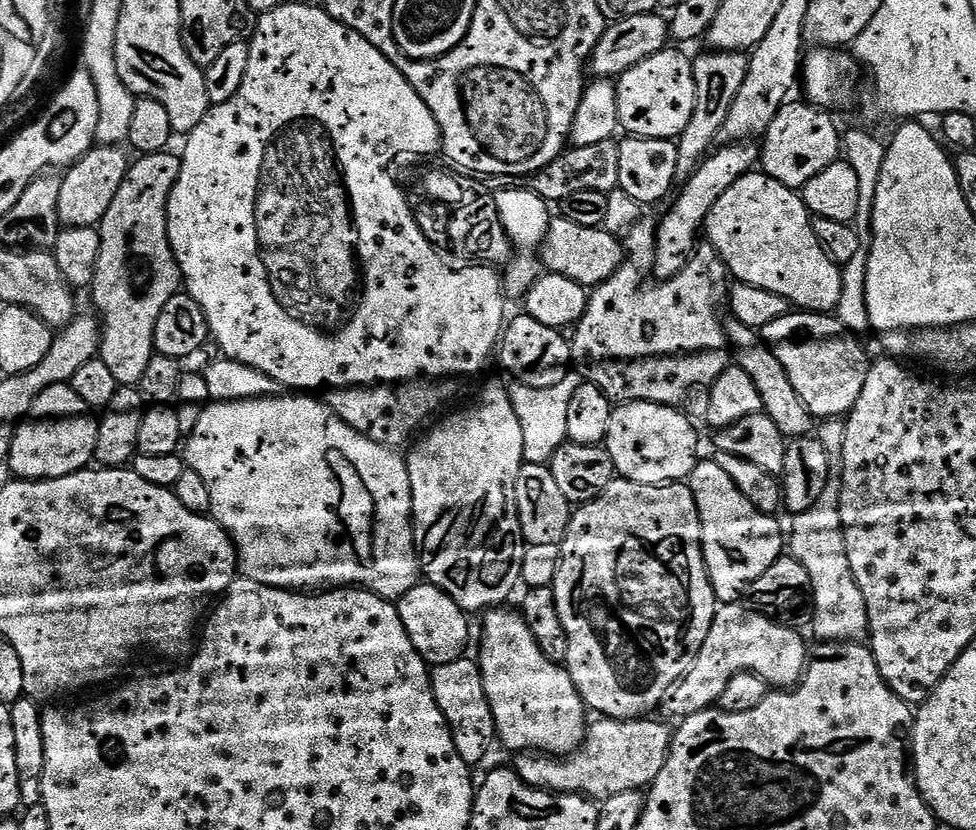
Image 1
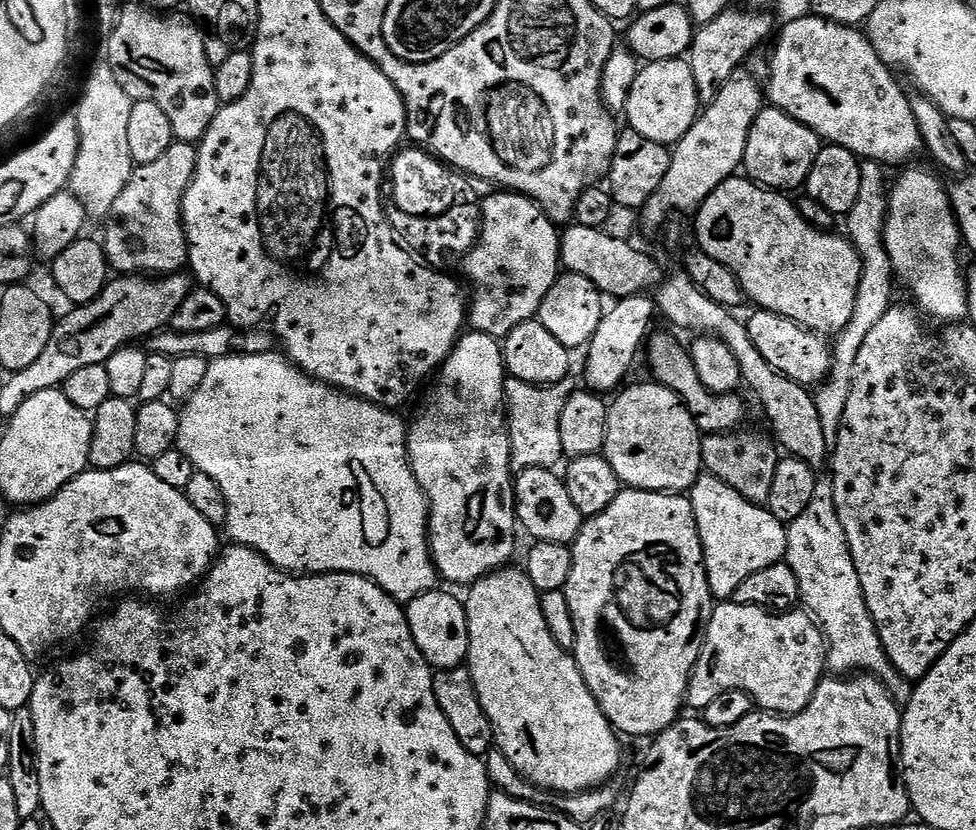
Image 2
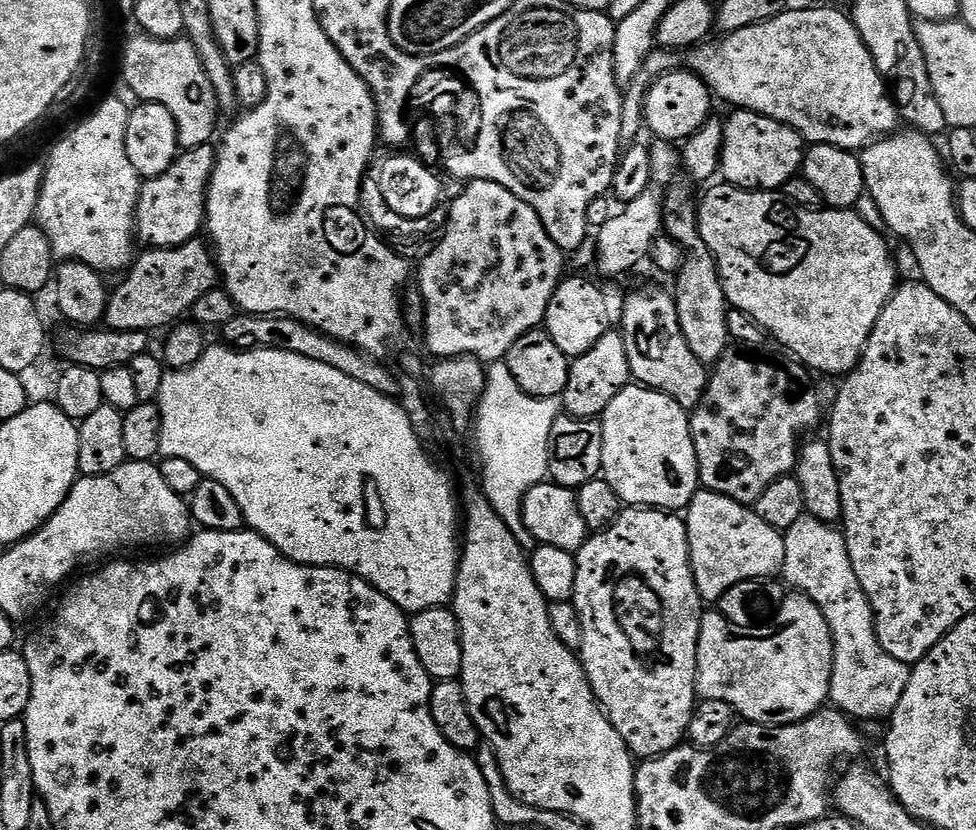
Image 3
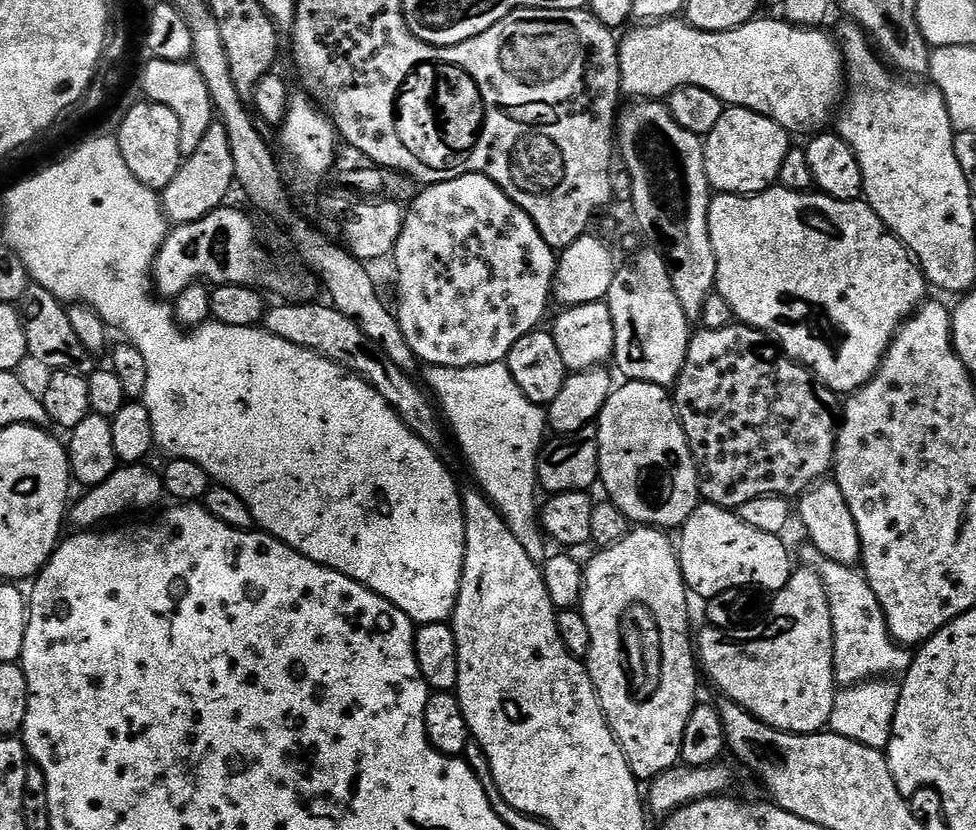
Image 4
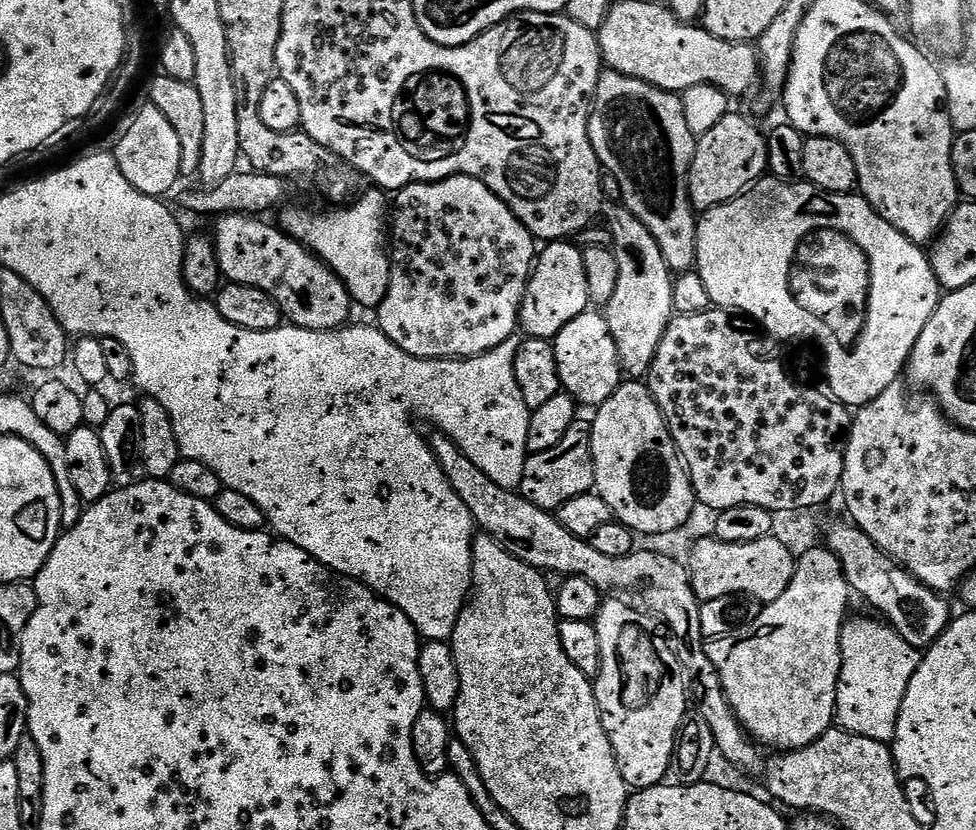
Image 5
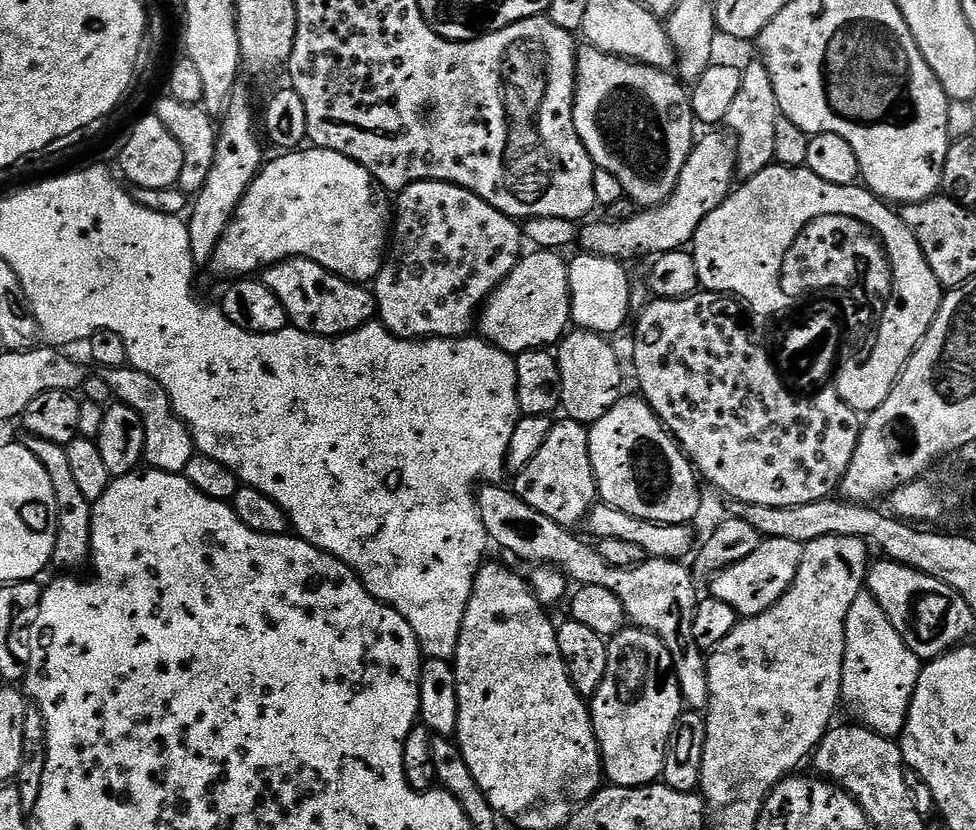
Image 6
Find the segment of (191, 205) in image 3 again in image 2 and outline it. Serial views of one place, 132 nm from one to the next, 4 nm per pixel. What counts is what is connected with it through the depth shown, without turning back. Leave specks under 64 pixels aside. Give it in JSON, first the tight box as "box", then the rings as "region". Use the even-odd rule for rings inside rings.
{"box":[102,142,198,274],"region":[[[173,142],[155,162],[133,167],[126,190],[109,210],[102,243],[109,265],[120,274],[176,274],[187,265],[184,195],[198,166],[196,144]]]}

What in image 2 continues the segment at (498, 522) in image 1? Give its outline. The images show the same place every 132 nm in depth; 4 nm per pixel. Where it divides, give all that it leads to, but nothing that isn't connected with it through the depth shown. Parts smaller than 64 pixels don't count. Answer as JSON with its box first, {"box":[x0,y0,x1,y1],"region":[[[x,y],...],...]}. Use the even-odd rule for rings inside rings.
{"box":[408,330,518,586],"region":[[[471,330],[465,331],[456,341],[453,348],[444,360],[444,365],[435,373],[436,385],[428,392],[424,405],[416,412],[416,417],[410,420],[408,429],[408,461],[412,467],[414,478],[418,486],[428,499],[428,550],[432,557],[432,563],[436,565],[436,571],[441,581],[449,580],[452,584],[464,584],[471,586],[476,581],[488,576],[491,572],[499,572],[513,563],[512,555],[516,552],[516,532],[518,533],[518,521],[516,519],[516,490],[514,487],[514,469],[512,466],[512,447],[510,446],[510,434],[506,419],[506,401],[504,399],[504,381],[506,369],[504,367],[504,349],[501,341],[490,334],[482,334]]]}

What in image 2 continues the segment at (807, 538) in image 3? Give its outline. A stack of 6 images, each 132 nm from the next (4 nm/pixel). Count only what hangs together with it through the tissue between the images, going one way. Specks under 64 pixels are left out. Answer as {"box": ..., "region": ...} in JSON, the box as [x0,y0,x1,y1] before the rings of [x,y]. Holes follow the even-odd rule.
{"box":[784,479,913,702],"region":[[[817,479],[810,506],[806,506],[805,512],[787,525],[787,530],[784,560],[790,570],[794,570],[794,578],[798,578],[800,604],[824,634],[827,667],[836,674],[877,677],[897,701],[907,702],[912,696],[913,685],[888,661],[874,618],[870,618],[870,610],[862,594],[862,582],[858,582],[858,570],[854,570],[854,558],[846,542],[846,530],[842,530],[842,522],[834,506],[831,479]]]}

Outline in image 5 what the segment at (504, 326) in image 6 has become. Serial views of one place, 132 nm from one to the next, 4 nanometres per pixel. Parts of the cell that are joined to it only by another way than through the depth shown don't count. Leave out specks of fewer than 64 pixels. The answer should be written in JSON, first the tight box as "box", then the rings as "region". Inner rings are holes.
{"box":[519,239,590,341],"region":[[[567,239],[553,240],[539,249],[520,307],[519,327],[525,337],[555,341],[566,322],[574,322],[578,314],[589,311],[590,297],[583,256],[583,251]]]}

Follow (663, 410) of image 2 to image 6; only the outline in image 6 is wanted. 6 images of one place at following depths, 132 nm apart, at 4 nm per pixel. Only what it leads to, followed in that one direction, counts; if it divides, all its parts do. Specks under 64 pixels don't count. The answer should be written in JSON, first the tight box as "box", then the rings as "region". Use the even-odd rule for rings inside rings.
{"box":[588,394,700,525],"region":[[[633,394],[633,396],[627,396],[628,395],[625,395],[623,398],[617,400],[614,407],[610,410],[606,410],[606,414],[602,414],[602,418],[598,418],[596,423],[588,428],[588,457],[592,463],[592,469],[594,470],[596,490],[599,499],[603,501],[603,503],[614,506],[618,510],[622,510],[634,518],[649,520],[655,524],[691,525],[691,520],[700,512],[700,488],[696,485],[696,480],[698,481],[698,473],[696,469],[692,467],[692,461],[680,451],[680,445],[668,435],[663,422],[656,417],[655,410],[653,410],[639,395]]]}

